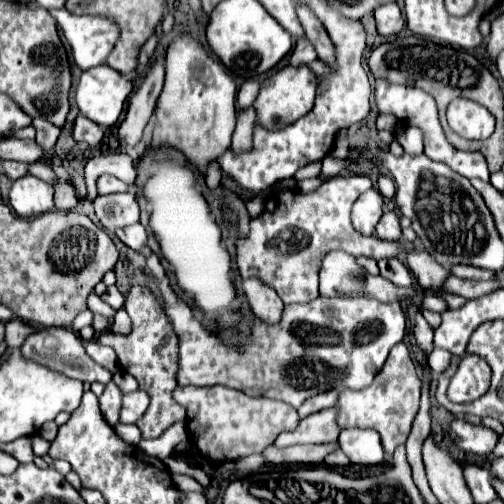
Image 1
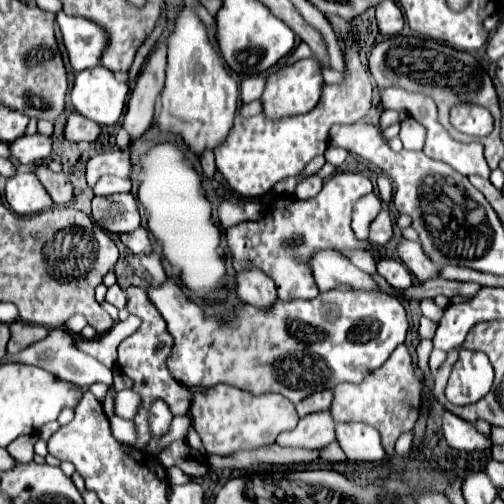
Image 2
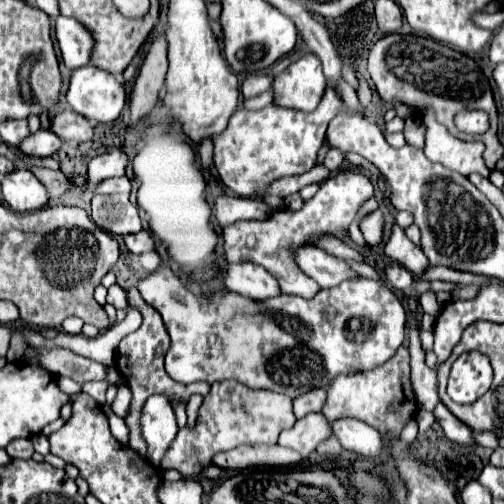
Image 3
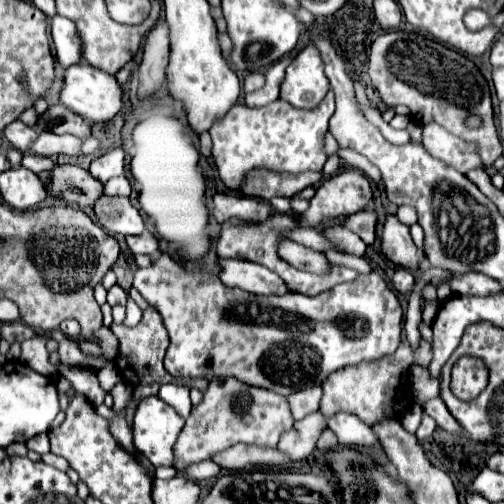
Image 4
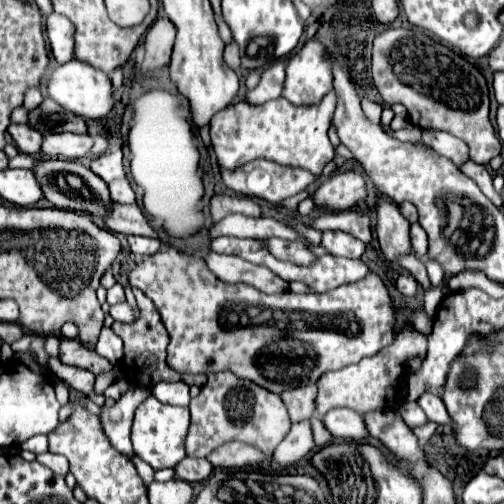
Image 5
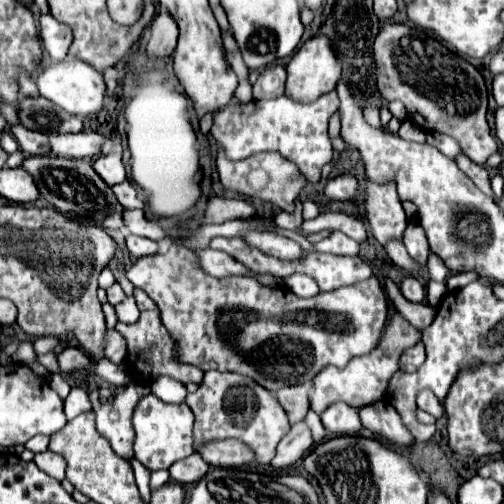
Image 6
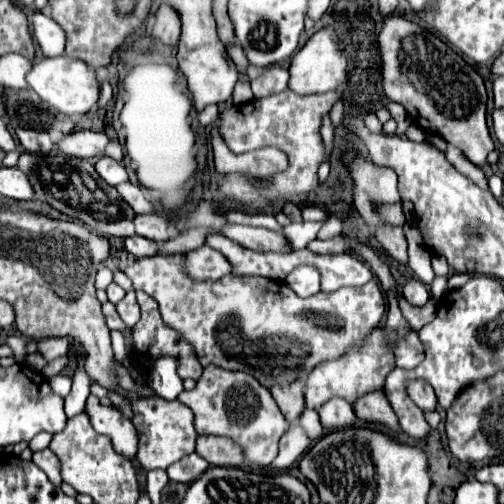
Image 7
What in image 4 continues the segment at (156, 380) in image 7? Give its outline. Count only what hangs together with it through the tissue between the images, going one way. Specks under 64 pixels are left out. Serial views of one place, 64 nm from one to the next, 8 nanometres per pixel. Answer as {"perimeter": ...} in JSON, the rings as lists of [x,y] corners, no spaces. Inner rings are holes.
{"perimeter":[[[162,384],[160,386],[160,390],[158,390],[158,396],[166,402],[166,404],[170,404],[170,406],[174,406],[178,412],[180,412],[180,416],[184,416],[184,418],[188,418],[188,412],[190,412],[190,408],[192,408],[192,404],[190,404],[190,388],[188,386],[182,386],[182,384]]]}

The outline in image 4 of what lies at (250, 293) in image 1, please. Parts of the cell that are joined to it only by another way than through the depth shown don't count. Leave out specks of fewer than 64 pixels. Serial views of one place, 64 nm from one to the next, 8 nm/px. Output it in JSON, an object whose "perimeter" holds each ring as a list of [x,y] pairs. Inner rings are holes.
{"perimeter":[[[218,258],[220,280],[230,288],[244,288],[256,294],[284,294],[288,292],[284,280],[262,264],[240,258]]]}

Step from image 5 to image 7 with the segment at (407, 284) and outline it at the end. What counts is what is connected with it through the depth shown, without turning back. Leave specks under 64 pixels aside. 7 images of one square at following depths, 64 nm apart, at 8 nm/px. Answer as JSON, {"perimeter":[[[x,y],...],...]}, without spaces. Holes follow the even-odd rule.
{"perimeter":[[[408,280],[404,286],[404,298],[412,306],[424,306],[428,302],[430,294],[428,294],[428,288],[420,280]]]}

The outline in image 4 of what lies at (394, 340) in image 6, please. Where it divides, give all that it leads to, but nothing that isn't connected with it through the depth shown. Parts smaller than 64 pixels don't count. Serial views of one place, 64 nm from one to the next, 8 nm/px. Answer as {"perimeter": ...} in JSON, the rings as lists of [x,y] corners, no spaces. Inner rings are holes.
{"perimeter":[[[404,338],[392,356],[384,356],[374,362],[360,362],[356,366],[348,366],[332,372],[322,382],[320,412],[326,418],[336,412],[352,412],[360,416],[366,424],[374,424],[382,418],[400,418],[400,412],[396,412],[400,406],[392,406],[392,404],[396,404],[396,400],[402,398],[404,388],[408,386],[408,368],[414,360],[418,360],[418,354],[416,350],[412,354],[412,346]]]}

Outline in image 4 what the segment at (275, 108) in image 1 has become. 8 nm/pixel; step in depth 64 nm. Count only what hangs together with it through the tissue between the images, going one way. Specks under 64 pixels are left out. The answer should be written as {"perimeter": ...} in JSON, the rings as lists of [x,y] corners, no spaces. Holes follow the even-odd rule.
{"perimeter":[[[308,44],[286,68],[280,98],[296,108],[314,108],[322,102],[328,90],[330,82],[324,74],[322,56],[314,44]]]}

